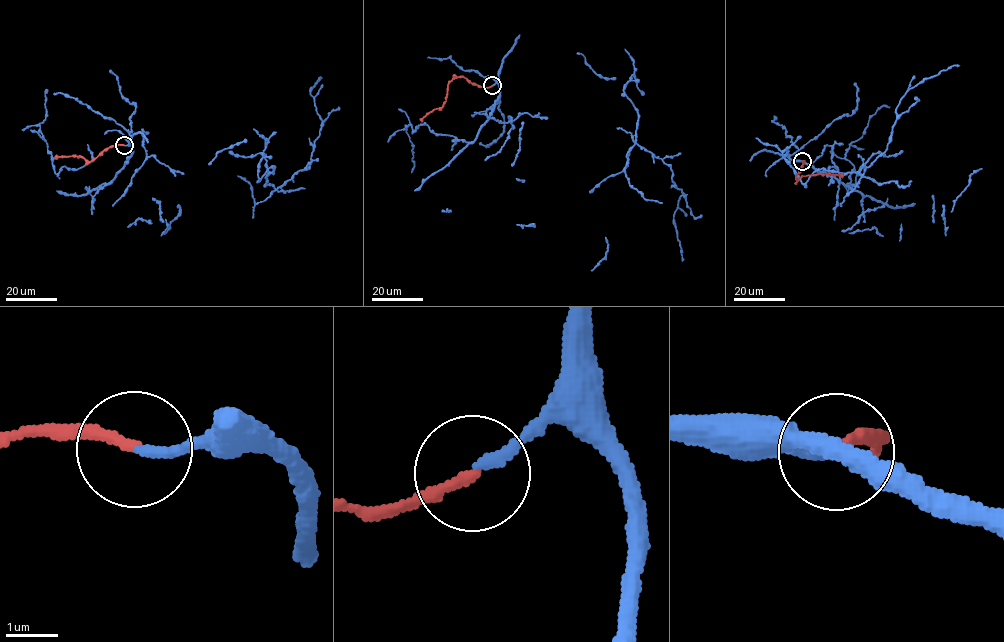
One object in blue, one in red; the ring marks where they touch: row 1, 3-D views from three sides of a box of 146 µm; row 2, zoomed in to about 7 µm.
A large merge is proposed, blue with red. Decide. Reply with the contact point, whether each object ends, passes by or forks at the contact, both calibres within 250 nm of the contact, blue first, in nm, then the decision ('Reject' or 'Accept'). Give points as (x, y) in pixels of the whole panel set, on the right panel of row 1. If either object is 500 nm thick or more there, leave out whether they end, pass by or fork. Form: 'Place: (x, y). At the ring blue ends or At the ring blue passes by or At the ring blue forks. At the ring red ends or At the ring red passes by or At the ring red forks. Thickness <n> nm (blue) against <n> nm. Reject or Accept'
Place: (802, 161). At the ring blue ends. At the ring red ends. Thickness 190 nm (blue) against 200 nm. Accept

